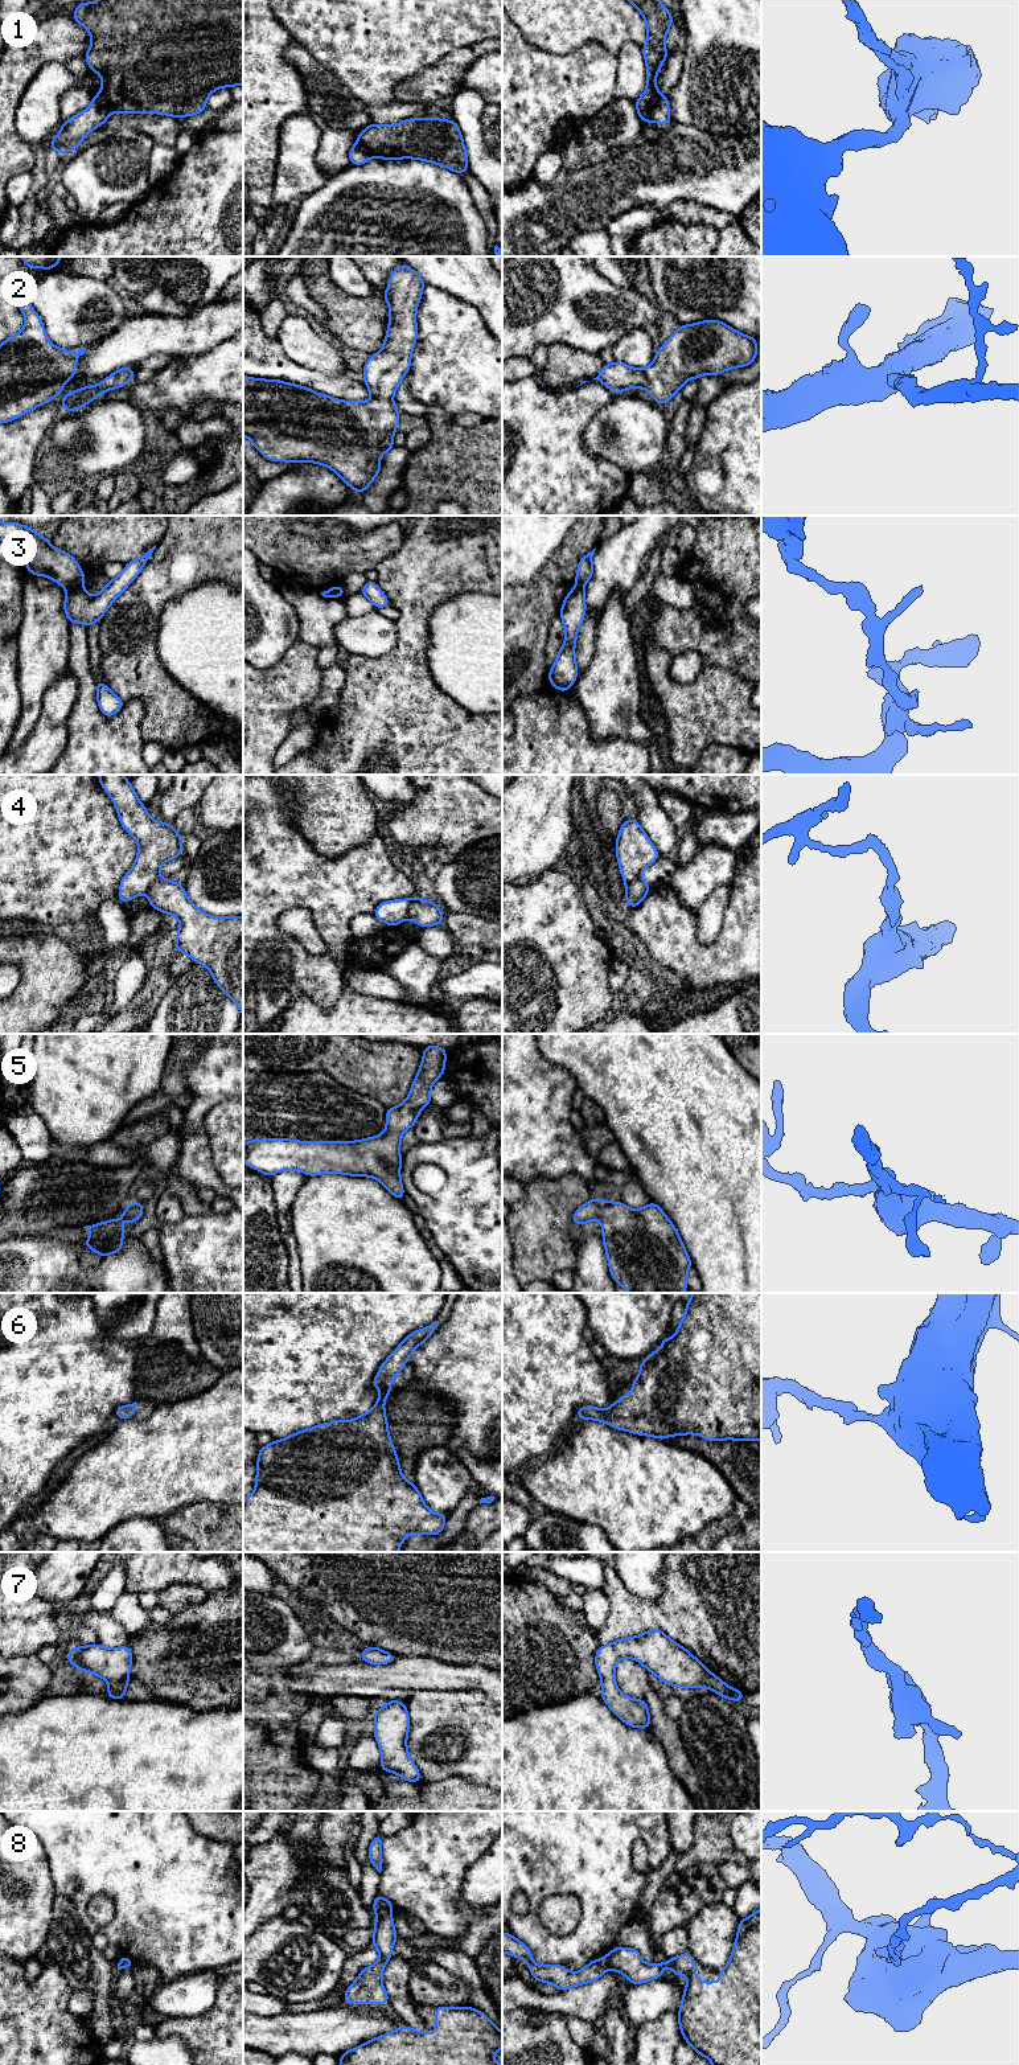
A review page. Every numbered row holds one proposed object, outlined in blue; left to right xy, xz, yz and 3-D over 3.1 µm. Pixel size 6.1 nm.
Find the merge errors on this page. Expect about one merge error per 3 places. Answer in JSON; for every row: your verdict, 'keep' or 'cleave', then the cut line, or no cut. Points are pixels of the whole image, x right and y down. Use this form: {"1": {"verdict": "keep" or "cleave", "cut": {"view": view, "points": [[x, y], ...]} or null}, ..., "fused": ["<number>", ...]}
{"1": {"verdict": "cleave", "cut": {"view": "yz", "points": [[658, 93], [650, 107], [648, 120]]}}, "2": {"verdict": "keep", "cut": null}, "3": {"verdict": "cleave", "cut": {"view": "xy", "points": [[81, 583], [68, 590]]}}, "4": {"verdict": "cleave", "cut": {"view": "xz", "points": [[414, 898], [407, 916]]}}, "5": {"verdict": "keep", "cut": null}, "6": {"verdict": "keep", "cut": null}, "7": {"verdict": "keep", "cut": null}, "8": {"verdict": "cleave", "cut": {"view": "xz", "points": [[389, 1912], [377, 1914]]}}, "fused": ["1", "3", "4", "8"]}

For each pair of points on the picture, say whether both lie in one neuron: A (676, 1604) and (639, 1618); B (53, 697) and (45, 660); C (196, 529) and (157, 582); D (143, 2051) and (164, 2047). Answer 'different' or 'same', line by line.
A: same
B: different
C: same
D: same

